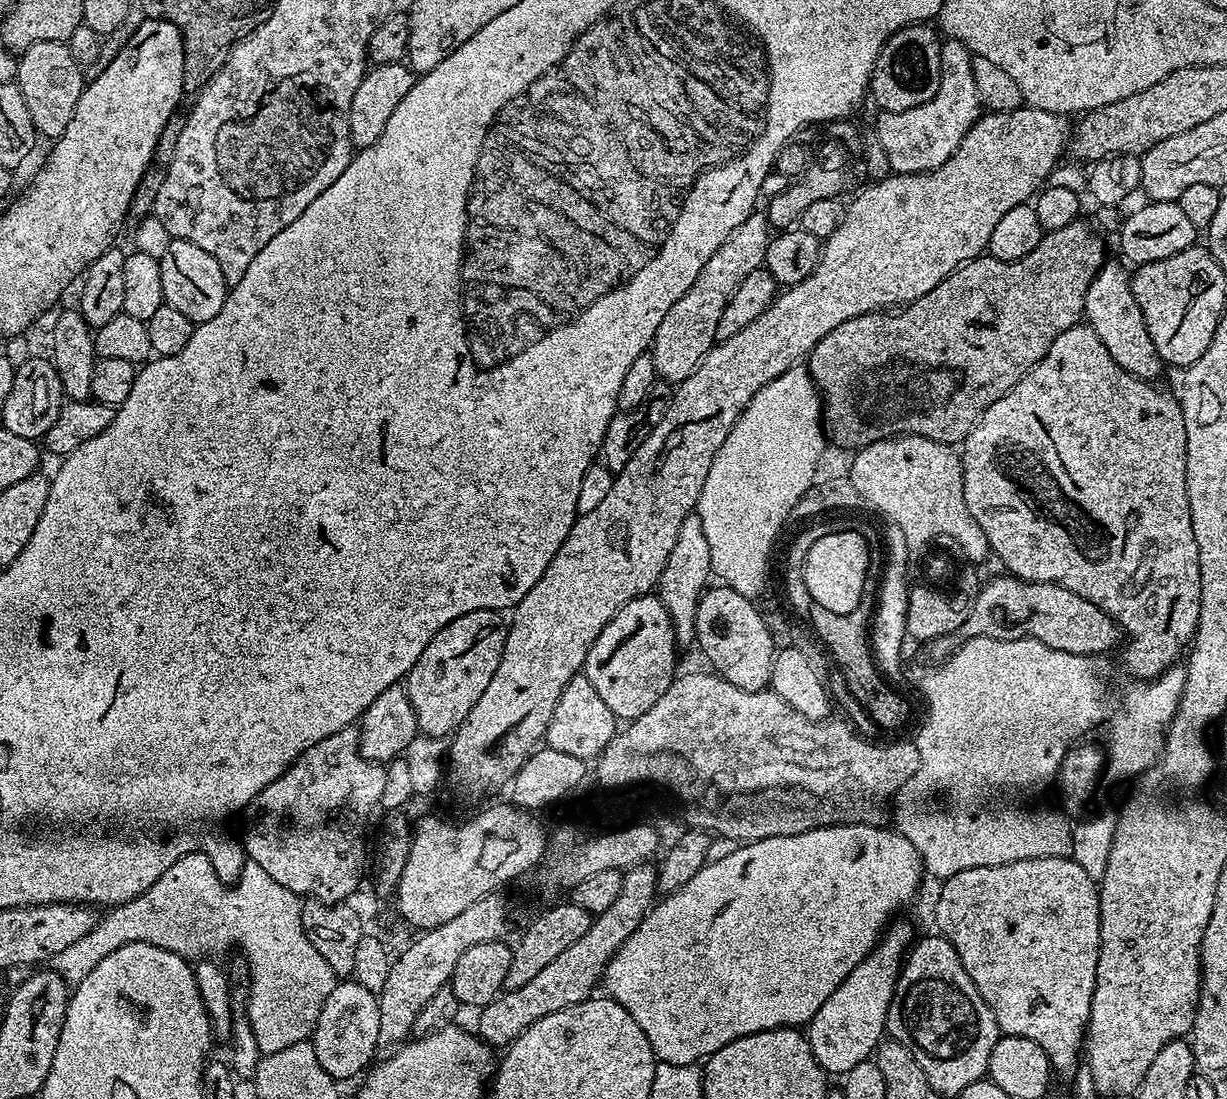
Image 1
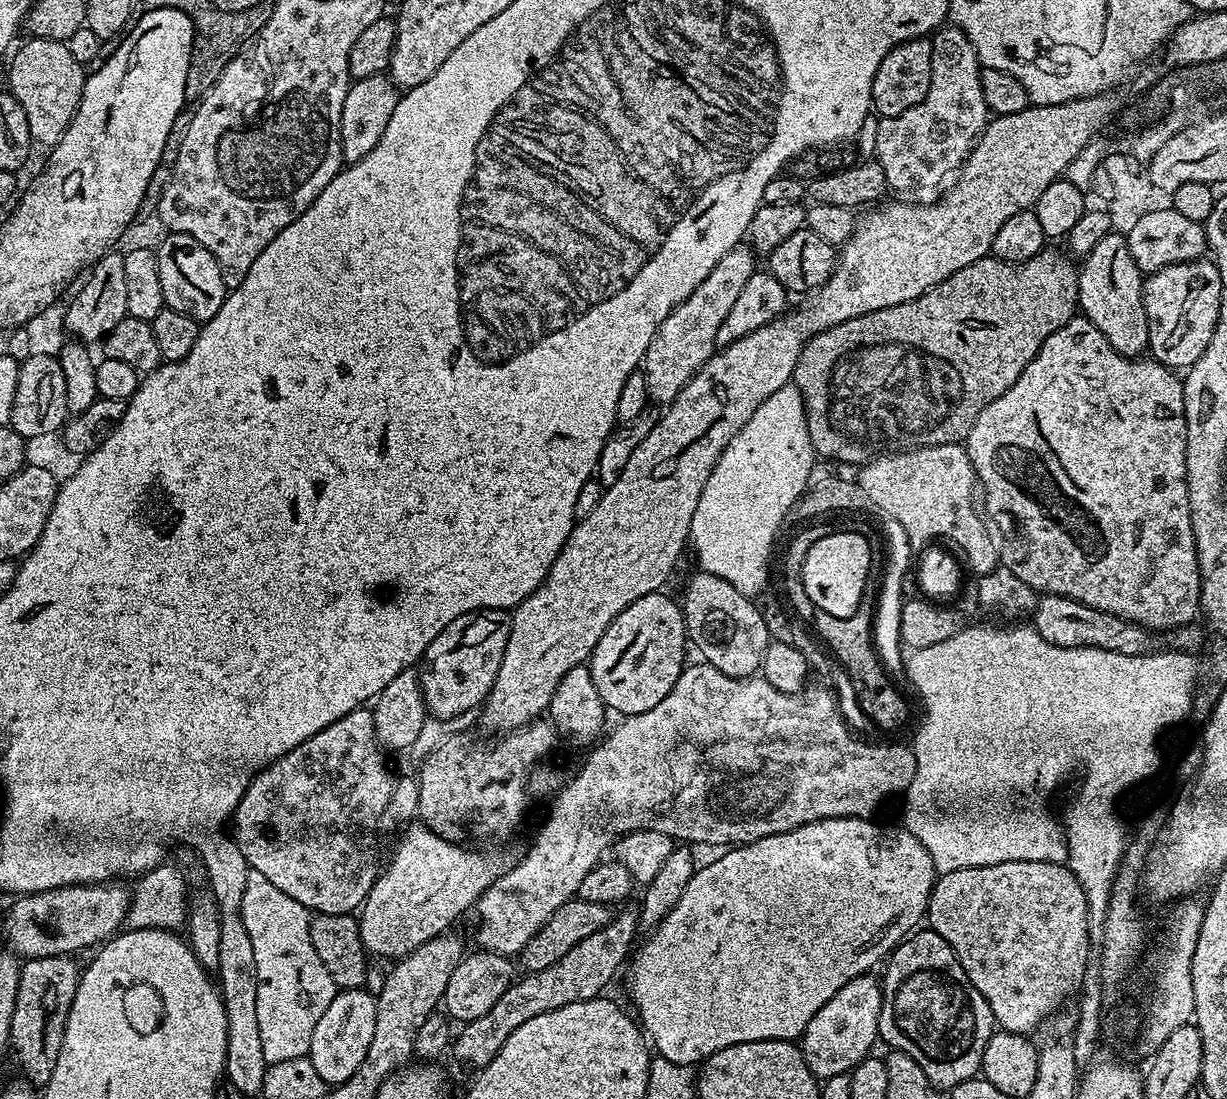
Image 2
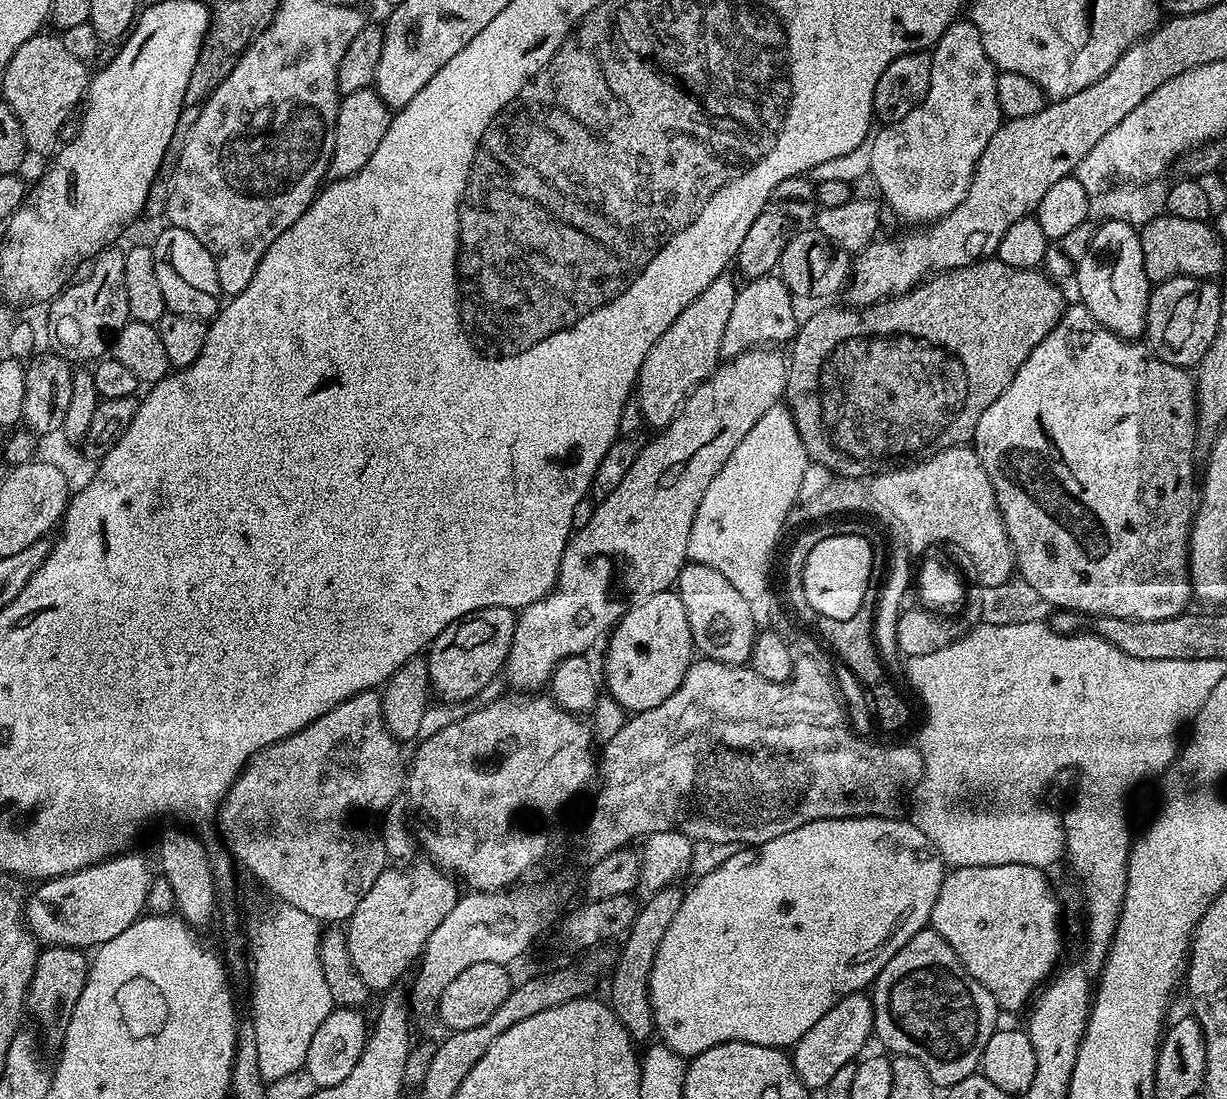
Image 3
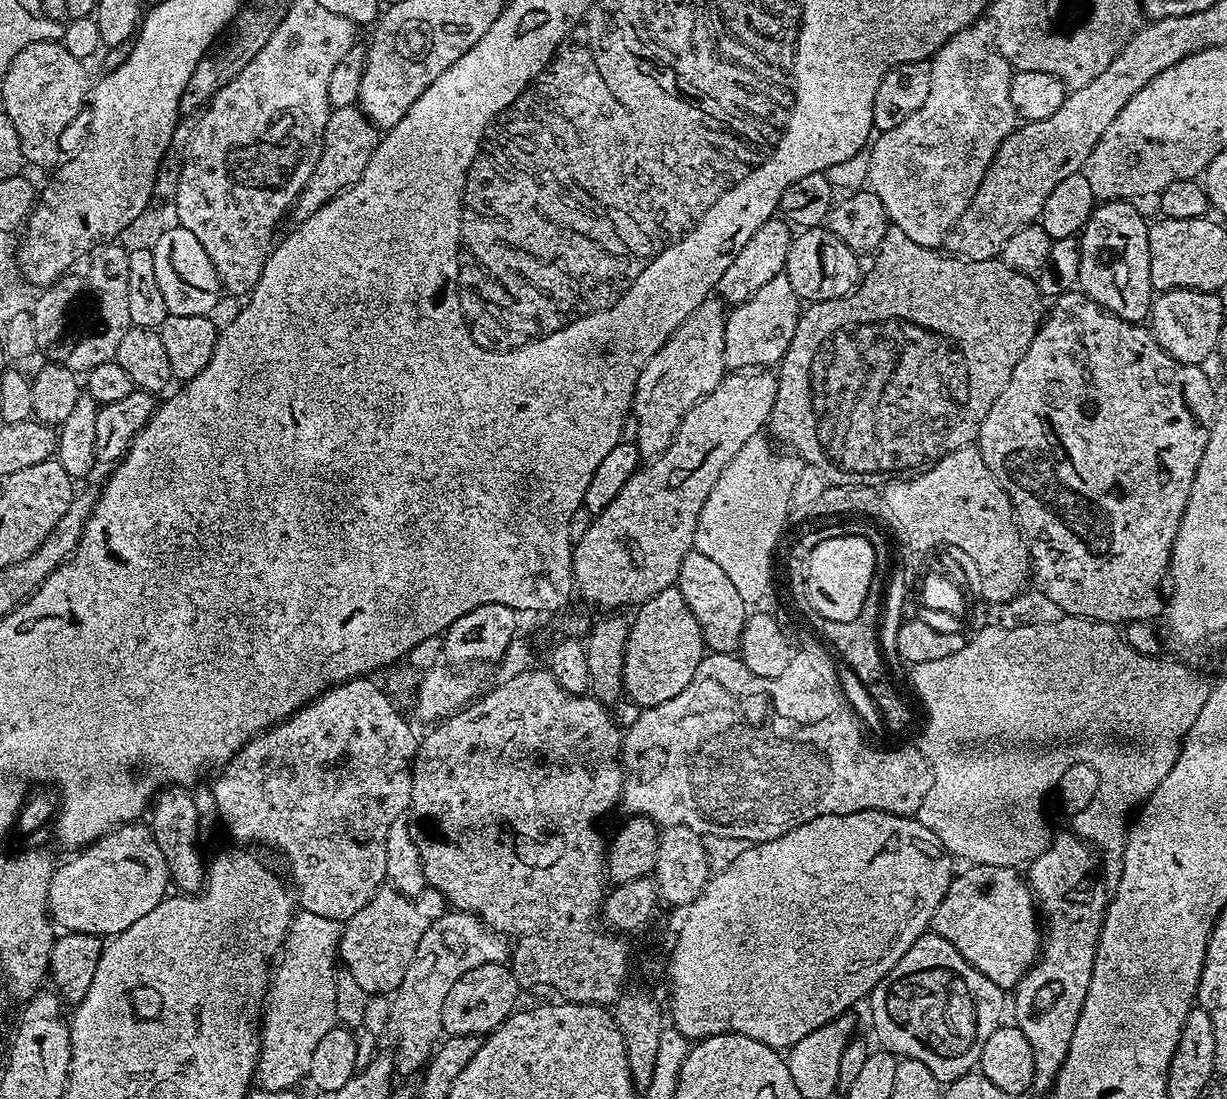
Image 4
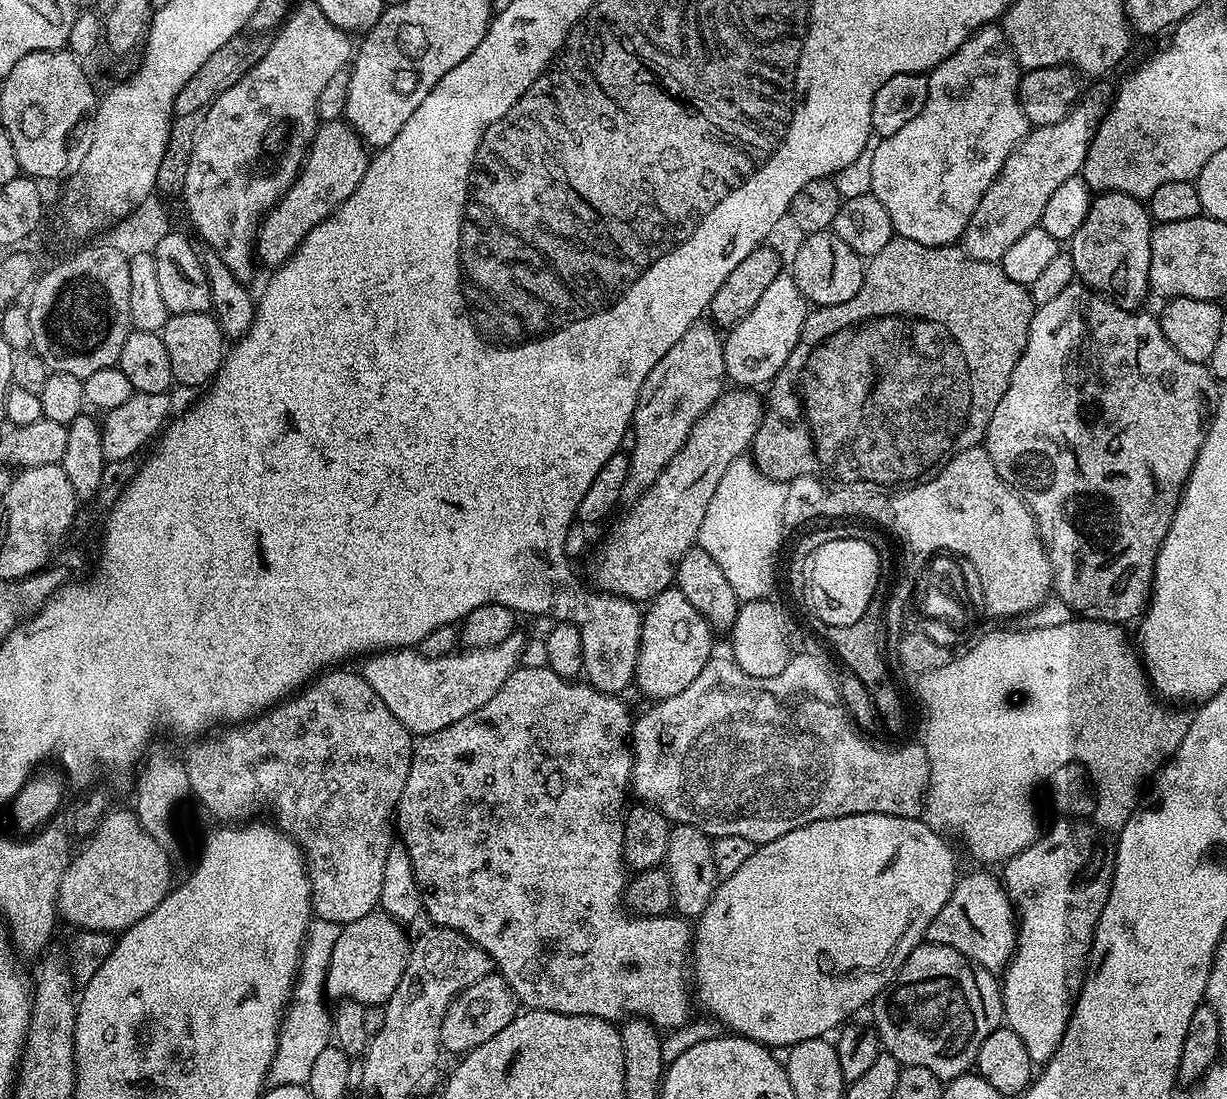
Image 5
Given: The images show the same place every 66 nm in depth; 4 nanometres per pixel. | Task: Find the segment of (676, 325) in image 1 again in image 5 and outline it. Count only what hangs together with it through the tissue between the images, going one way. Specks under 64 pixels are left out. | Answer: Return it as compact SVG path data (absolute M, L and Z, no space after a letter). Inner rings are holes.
M698 322L666 350L666 355L658 361L658 366L646 374L646 382L642 382L642 390L638 394L636 409L632 415L632 429L635 435L635 445L632 452L627 453L628 477L624 483L624 496L635 498L641 496L658 478L666 465L678 454L686 442L692 427L702 418L702 414L722 395L726 388L724 374L724 341L721 333L711 323Z

